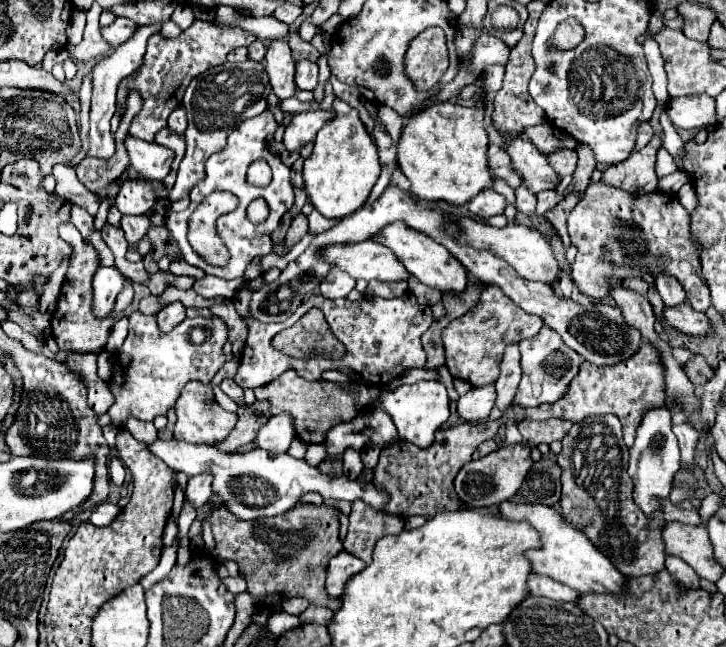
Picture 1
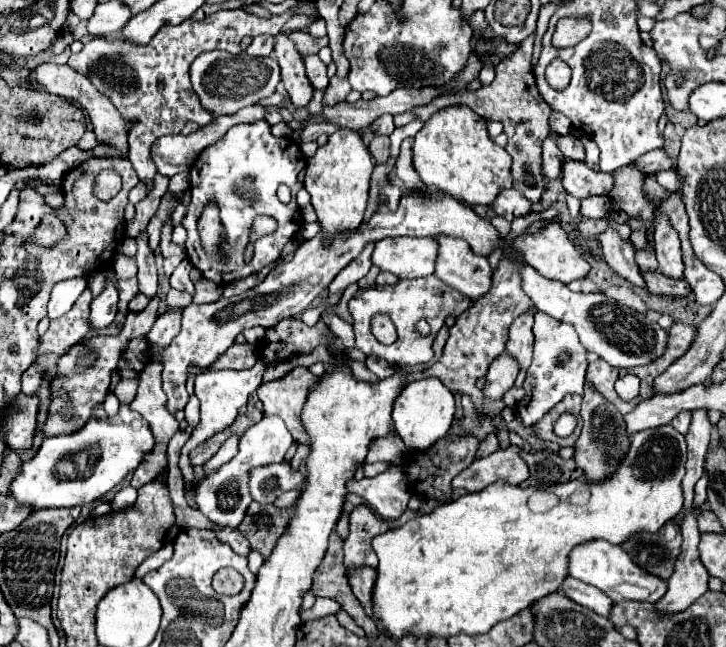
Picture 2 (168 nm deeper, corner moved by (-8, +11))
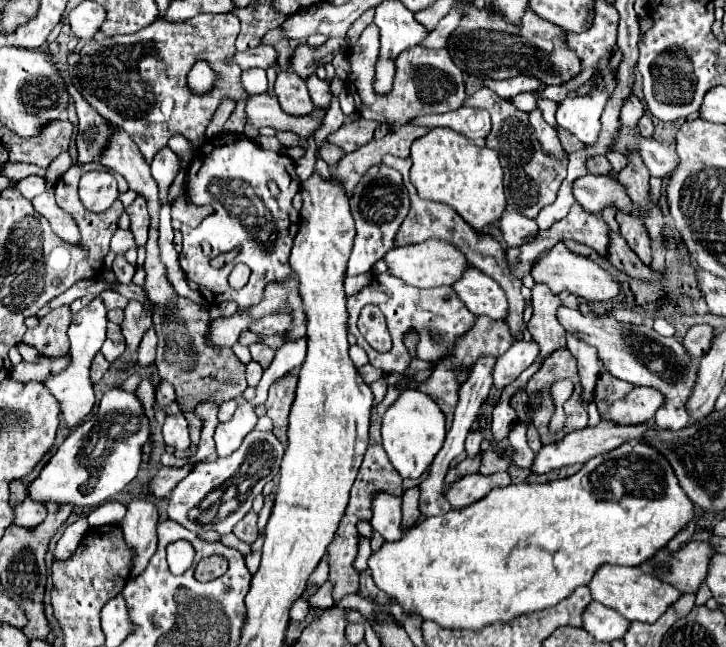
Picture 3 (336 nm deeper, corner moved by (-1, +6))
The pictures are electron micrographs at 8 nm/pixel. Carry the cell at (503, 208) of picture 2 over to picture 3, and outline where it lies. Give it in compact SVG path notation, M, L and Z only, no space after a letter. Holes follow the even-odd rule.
M506 210L506 214L502 214L502 218L498 220L498 226L508 246L520 246L538 232L536 222L526 218L524 214L516 214L516 210Z

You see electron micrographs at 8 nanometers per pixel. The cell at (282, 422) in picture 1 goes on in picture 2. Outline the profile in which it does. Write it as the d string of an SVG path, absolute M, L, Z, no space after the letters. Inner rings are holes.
M265 415L257 425L253 425L251 429L245 431L245 435L241 437L241 443L239 443L239 453L231 461L221 465L215 473L209 473L209 475L201 477L199 481L195 481L195 485L193 485L195 507L209 521L235 529L243 521L245 511L253 501L251 493L249 493L251 469L271 465L271 463L281 463L291 445L293 445L293 439L291 439L289 429L285 427L285 421L281 421L281 417Z

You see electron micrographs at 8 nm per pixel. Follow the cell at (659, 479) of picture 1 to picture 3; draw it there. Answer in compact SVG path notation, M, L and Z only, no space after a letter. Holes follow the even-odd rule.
M642 440L634 442L634 444L626 442L618 448L614 448L612 452L594 456L590 462L586 462L582 466L580 472L576 472L570 478L554 480L548 484L510 484L504 488L494 488L494 490L490 490L490 494L486 498L474 502L474 506L466 506L462 510L450 510L448 514L426 518L422 524L406 530L398 542L384 542L380 550L372 552L368 568L372 570L372 578L374 578L376 586L380 590L384 590L388 594L388 598L394 600L404 610L404 616L410 616L416 612L422 620L432 620L432 622L436 622L440 626L448 626L452 630L482 630L494 622L510 622L518 614L538 612L538 610L544 610L548 606L558 604L560 600L568 598L576 586L586 586L590 582L590 578L594 576L594 572L602 564L618 564L618 566L642 564L656 550L664 548L680 528L686 526L686 522L694 516L694 510L696 508L694 508L692 500L680 488L678 478L676 478L672 466L666 462L666 458L662 458L662 454L658 454L658 450L654 450L654 446L650 446Z

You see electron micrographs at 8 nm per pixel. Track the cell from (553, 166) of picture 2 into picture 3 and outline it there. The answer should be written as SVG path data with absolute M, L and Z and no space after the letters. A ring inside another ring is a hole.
M538 108L530 112L530 122L532 122L534 130L536 130L536 138L538 138L540 146L542 146L542 150L546 150L546 154L550 158L554 158L554 160L566 160L568 154L566 154L566 150L562 148L562 144L558 140L556 128L552 128L550 124L544 122L544 118L542 118Z

